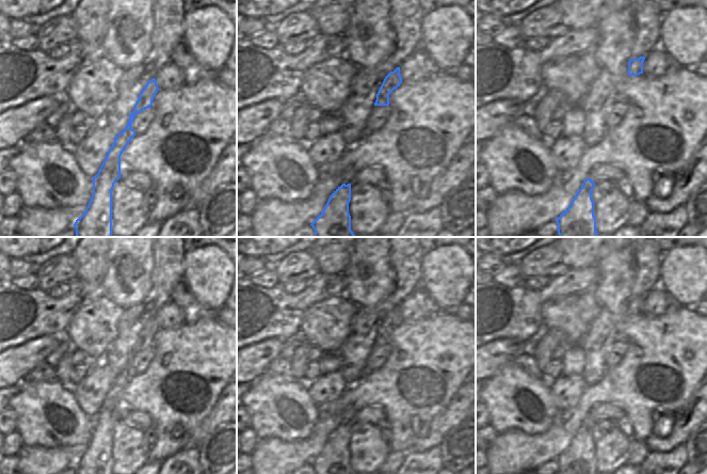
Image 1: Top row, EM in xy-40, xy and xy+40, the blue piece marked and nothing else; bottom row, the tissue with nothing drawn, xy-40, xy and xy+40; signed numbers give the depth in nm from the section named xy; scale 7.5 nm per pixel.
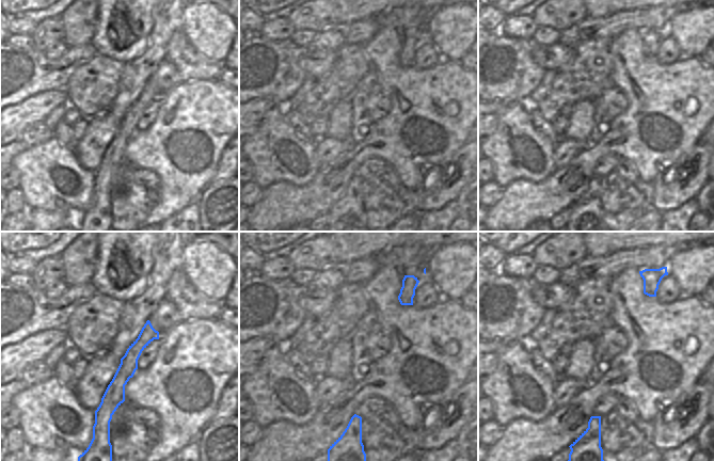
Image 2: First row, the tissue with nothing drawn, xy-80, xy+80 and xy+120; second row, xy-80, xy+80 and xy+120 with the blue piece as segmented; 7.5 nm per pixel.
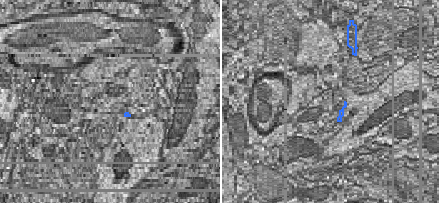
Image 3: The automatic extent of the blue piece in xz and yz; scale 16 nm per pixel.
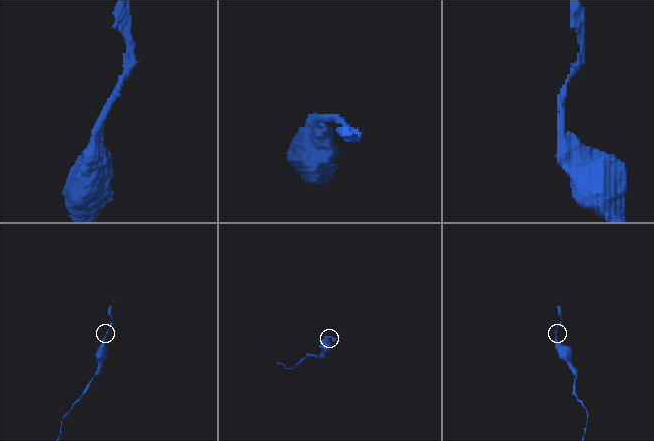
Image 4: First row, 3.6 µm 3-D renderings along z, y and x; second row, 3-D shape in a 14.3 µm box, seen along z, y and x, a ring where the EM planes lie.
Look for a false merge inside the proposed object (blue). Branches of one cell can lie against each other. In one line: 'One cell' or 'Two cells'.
One cell.

